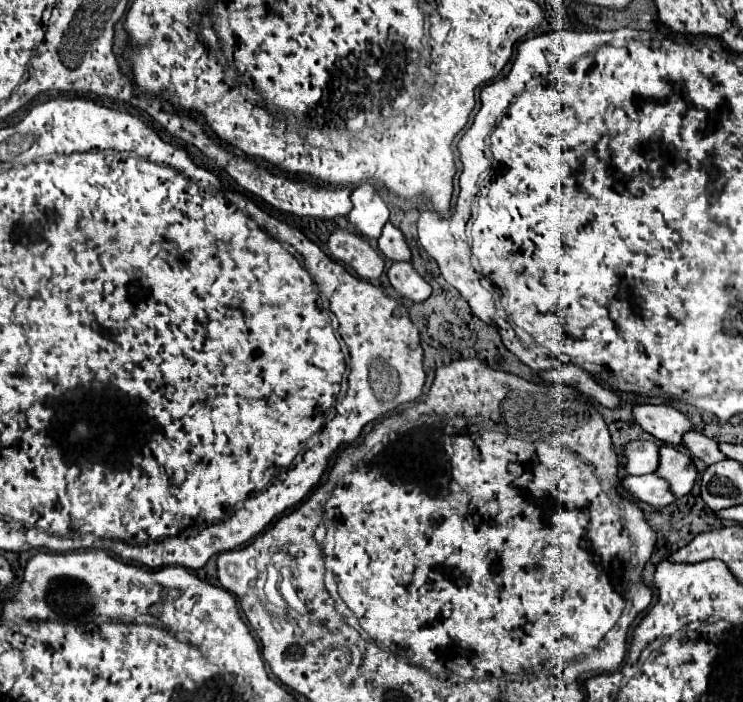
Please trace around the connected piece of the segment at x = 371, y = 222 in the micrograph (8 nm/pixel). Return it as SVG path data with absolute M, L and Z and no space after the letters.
M362 183L354 189L352 211L348 213L348 219L360 235L368 239L378 239L384 223L388 221L388 213L388 205L372 183Z

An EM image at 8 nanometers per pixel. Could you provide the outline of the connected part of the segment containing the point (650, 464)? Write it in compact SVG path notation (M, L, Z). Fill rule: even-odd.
M632 441L626 445L626 469L630 475L654 473L660 465L658 445L652 441Z

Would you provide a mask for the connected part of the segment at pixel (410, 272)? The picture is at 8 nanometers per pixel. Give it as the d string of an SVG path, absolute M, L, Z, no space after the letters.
M398 261L392 263L392 267L388 269L388 279L392 283L392 287L406 299L420 303L426 301L432 293L432 287L416 273L416 269L412 267L410 261Z

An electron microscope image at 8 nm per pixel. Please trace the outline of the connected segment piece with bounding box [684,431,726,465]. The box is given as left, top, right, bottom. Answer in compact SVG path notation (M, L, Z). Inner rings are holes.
M696 431L692 435L686 435L684 447L690 451L692 457L704 461L706 465L712 465L712 463L718 463L718 461L726 459L722 455L722 451L718 449L718 443L714 439L710 439L710 437L702 435L702 433L696 433Z

